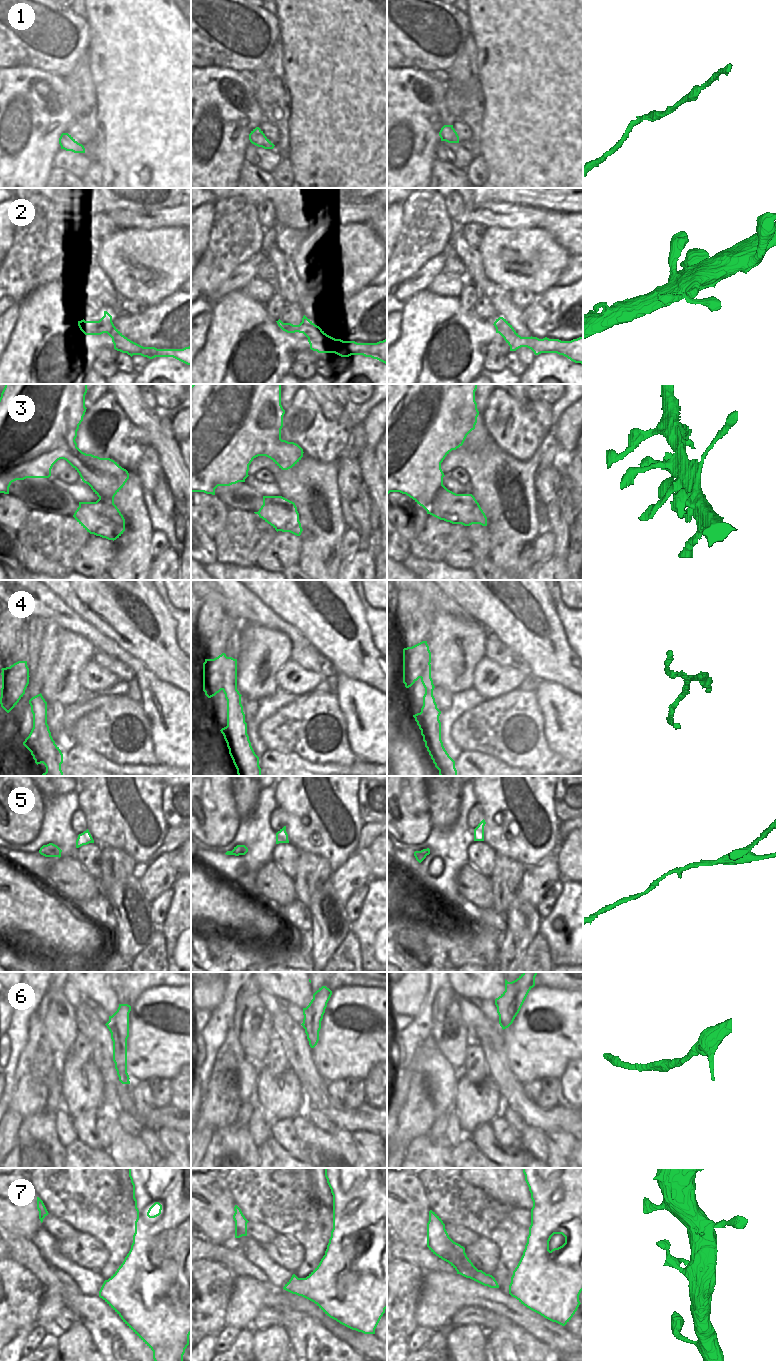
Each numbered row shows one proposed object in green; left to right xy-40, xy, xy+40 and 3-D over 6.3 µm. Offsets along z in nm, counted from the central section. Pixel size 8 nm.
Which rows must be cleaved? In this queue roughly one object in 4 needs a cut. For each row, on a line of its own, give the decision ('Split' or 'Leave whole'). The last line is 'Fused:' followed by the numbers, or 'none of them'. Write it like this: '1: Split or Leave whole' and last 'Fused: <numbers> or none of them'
1: Leave whole
2: Leave whole
3: Leave whole
4: Split
5: Leave whole
6: Split
7: Leave whole
Fused: 4, 6.

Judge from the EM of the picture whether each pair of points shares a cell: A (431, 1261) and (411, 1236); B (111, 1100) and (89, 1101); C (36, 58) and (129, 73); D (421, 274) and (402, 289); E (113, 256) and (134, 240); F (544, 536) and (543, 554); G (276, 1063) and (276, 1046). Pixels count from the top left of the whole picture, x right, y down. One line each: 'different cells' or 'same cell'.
A: different cells
B: different cells
C: different cells
D: same cell
E: same cell
F: same cell
G: same cell

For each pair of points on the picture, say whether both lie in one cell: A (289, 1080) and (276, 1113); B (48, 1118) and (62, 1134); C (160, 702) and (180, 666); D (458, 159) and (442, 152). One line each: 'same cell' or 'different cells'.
A: same cell
B: different cells
C: different cells
D: same cell

